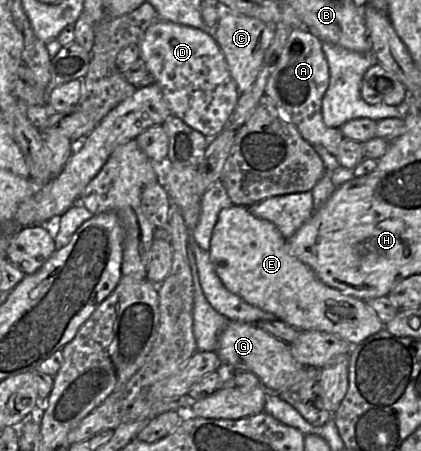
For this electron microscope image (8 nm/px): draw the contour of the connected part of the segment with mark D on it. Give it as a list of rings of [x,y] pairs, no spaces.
[[[160,18],[145,31],[137,45],[140,58],[160,87],[172,114],[208,139],[218,135],[230,120],[241,93],[214,37],[201,29]]]

